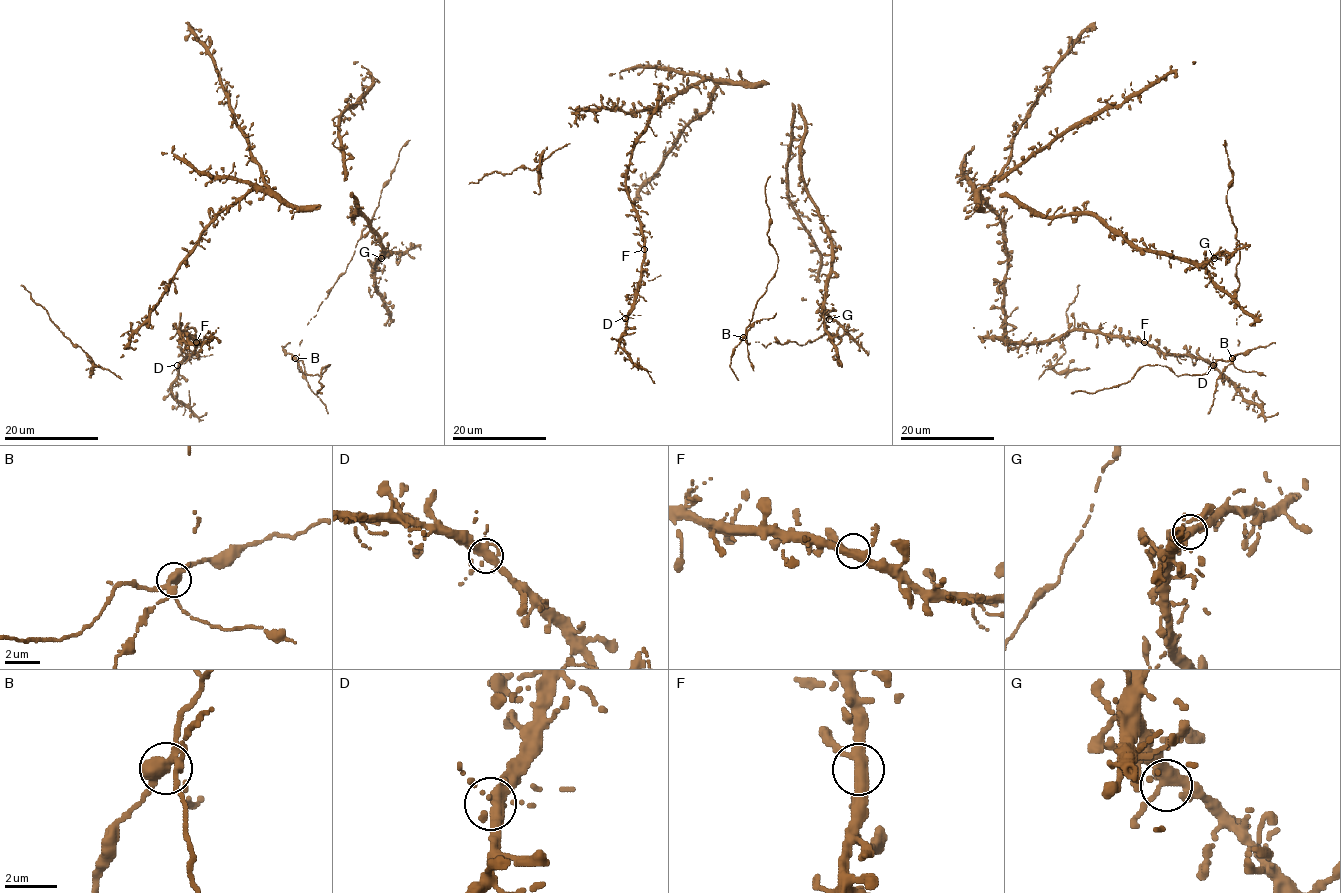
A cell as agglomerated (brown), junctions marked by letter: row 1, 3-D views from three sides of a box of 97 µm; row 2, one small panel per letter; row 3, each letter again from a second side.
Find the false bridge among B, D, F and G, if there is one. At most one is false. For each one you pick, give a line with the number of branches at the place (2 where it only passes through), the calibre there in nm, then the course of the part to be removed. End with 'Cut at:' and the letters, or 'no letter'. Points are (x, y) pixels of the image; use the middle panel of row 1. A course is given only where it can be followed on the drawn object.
Cut at: no letter

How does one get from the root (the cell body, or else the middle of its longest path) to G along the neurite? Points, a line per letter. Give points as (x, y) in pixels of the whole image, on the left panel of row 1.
G: (349, 196), (356, 201), (352, 216), (361, 214), (377, 234), (382, 252), (376, 264), (381, 258)

